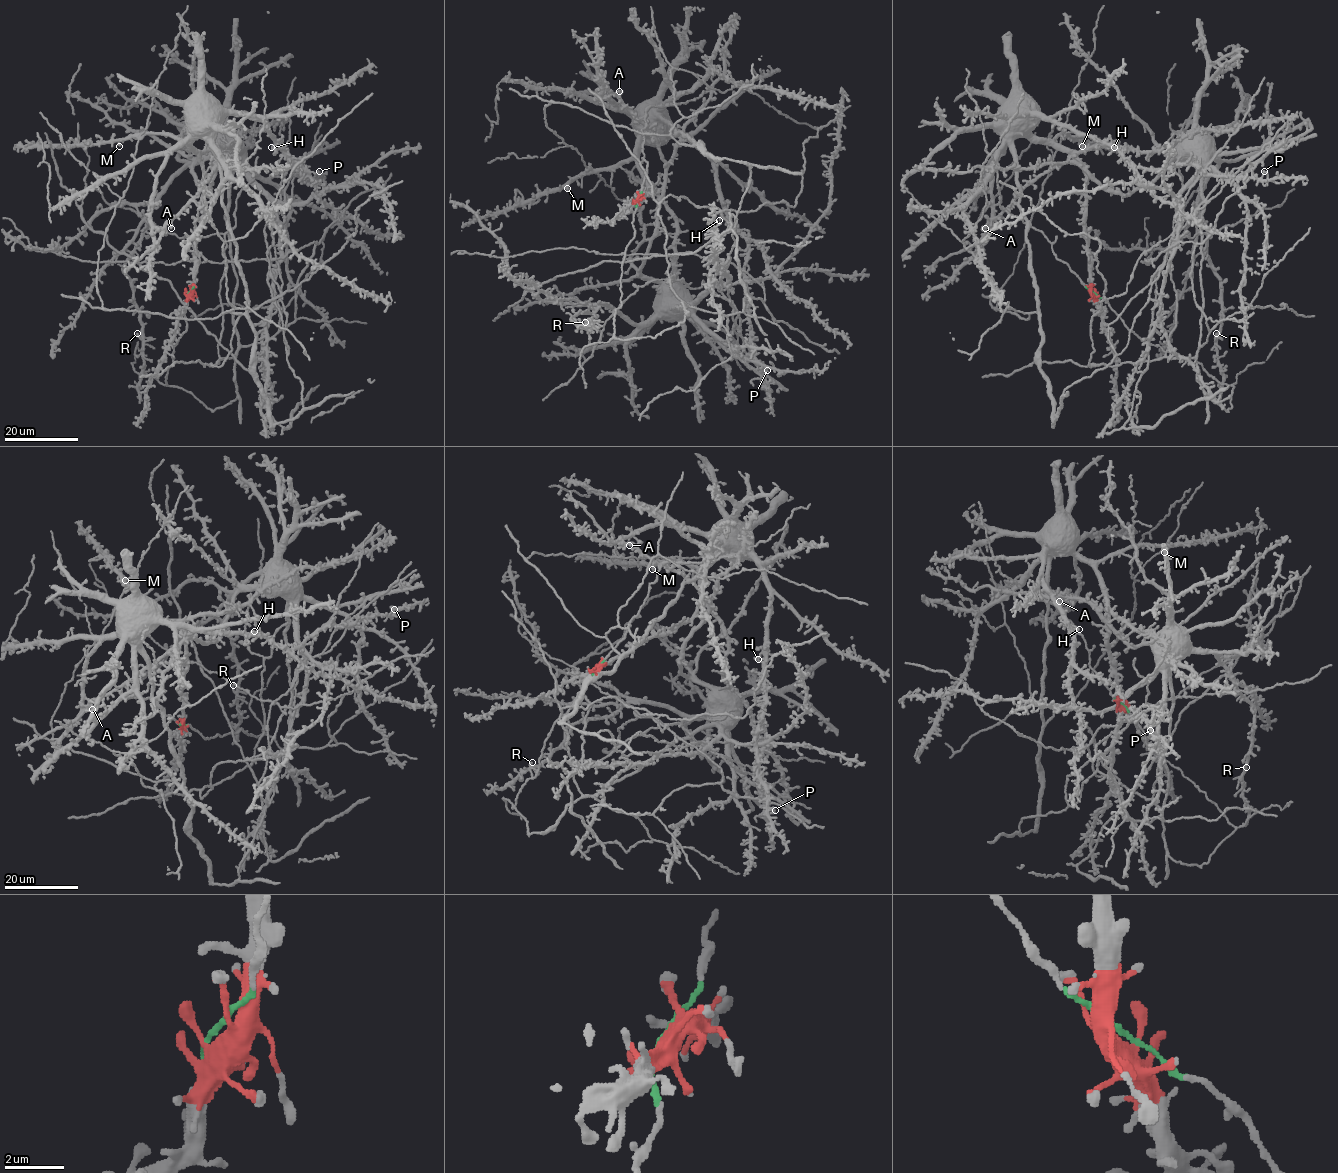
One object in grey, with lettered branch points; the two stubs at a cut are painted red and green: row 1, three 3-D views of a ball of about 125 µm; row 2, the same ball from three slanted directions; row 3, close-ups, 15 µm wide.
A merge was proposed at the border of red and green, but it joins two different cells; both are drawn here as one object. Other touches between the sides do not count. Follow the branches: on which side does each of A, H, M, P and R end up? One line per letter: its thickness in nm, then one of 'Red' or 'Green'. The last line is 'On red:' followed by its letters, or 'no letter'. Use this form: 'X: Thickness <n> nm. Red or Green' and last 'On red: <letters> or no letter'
A: Thickness 400 nm. Green
H: Thickness 360 nm. Red
M: Thickness 480 nm. Red
P: Thickness 260 nm. Red
R: Thickness 240 nm. Green
On red: H, M, P

